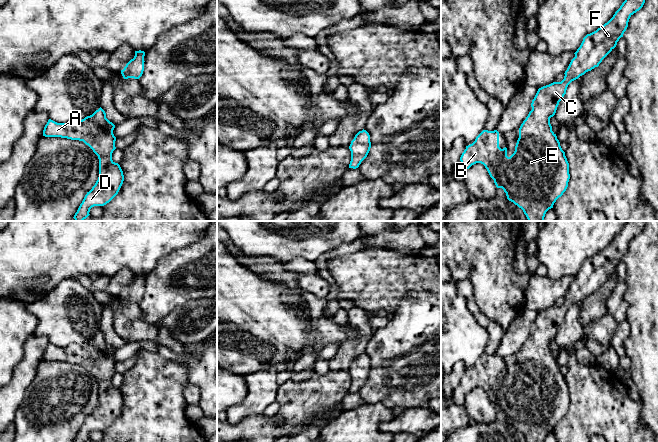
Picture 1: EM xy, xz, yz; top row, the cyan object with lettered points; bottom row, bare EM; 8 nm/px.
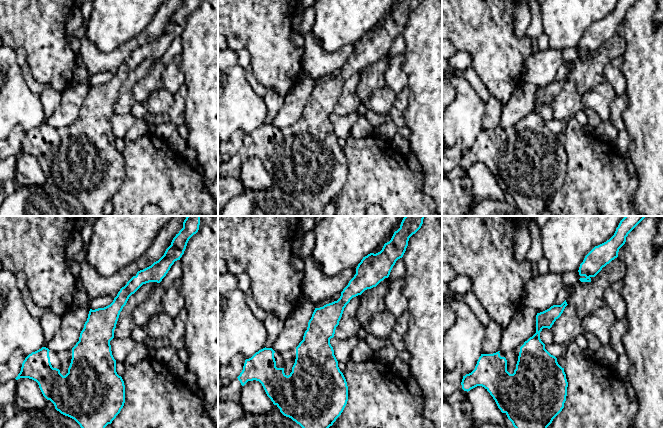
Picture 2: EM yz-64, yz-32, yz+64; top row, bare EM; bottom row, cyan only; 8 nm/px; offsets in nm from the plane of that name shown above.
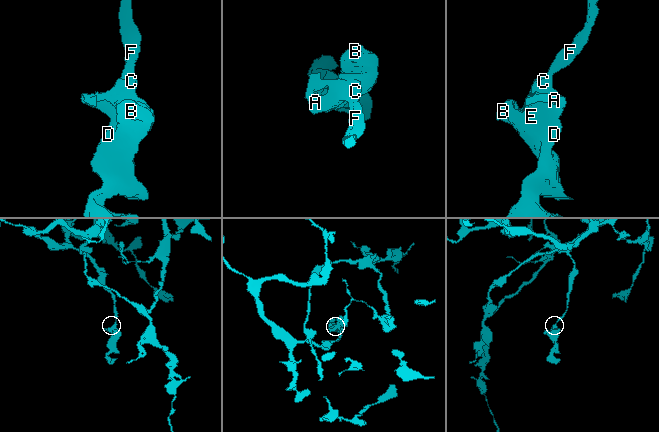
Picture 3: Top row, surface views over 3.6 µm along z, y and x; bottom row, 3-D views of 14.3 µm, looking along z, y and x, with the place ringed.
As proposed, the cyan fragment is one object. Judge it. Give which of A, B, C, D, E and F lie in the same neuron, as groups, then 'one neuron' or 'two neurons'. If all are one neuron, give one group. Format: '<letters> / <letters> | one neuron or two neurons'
A B C D E F | one neuron

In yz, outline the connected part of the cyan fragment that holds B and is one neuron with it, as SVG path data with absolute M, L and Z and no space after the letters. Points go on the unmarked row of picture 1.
M627 221L607 247L583 262L580 271L574 277L575 281L564 297L564 303L538 313L531 327L532 334L519 352L515 375L510 381L507 380L506 371L503 373L499 371L497 354L483 354L462 377L460 385L465 393L469 393L476 387L483 388L496 411L502 412L507 423L521 432L527 442L544 442L546 436L553 432L556 424L566 415L570 403L569 387L556 358L552 355L550 342L555 339L568 309L586 296L598 291L616 271L628 251L630 241L643 231L645 222Z

